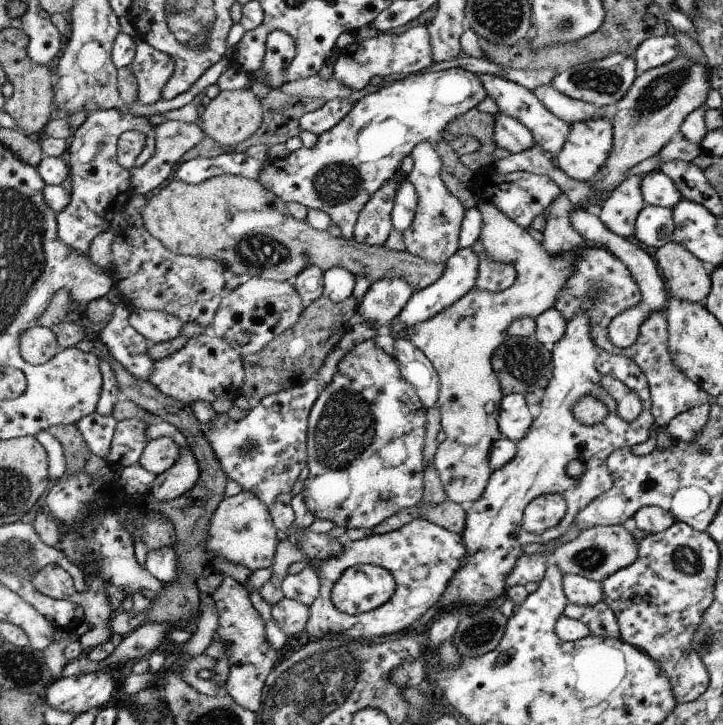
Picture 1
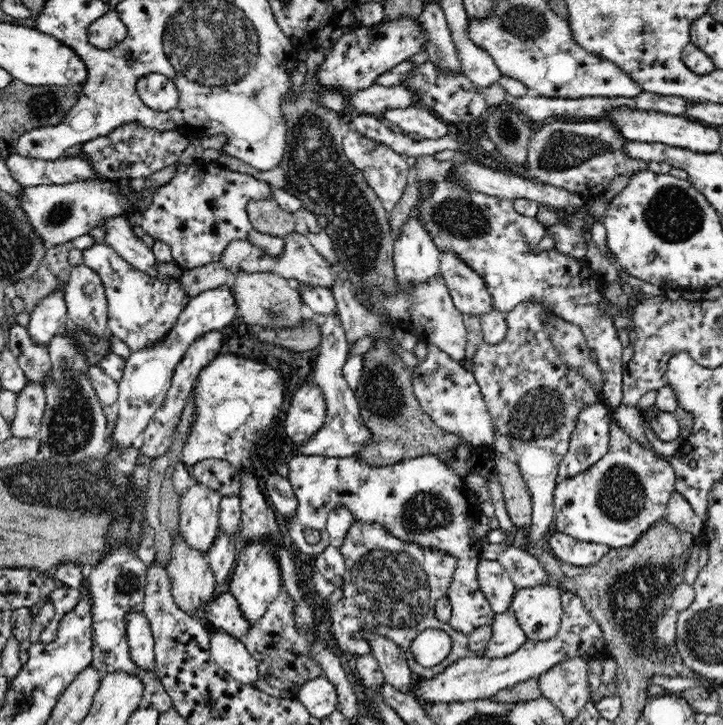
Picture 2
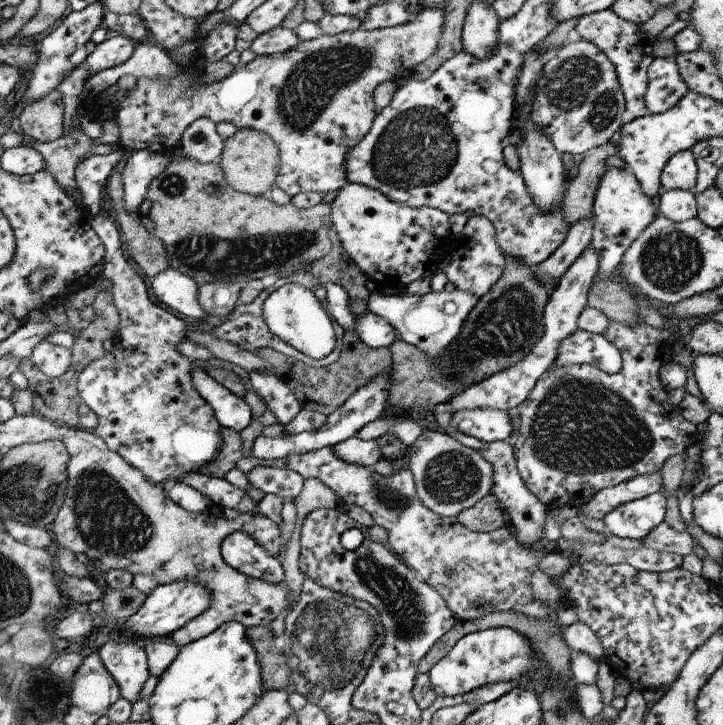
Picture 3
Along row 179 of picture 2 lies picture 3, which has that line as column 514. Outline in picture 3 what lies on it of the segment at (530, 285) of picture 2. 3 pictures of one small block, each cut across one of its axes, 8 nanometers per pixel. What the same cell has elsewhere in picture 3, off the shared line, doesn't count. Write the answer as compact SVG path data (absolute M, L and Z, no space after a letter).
M610 319L610 324L608 324L608 330L606 330L604 338L618 348L618 352L620 352L620 356L622 357L622 368L620 368L616 374L608 374L600 370L597 366L594 366L594 364L588 363L560 366L560 368L550 366L550 368L542 374L542 377L538 378L538 382L536 382L536 386L532 388L532 392L528 394L528 398L517 406L518 414L520 414L520 430L518 430L516 444L513 444L517 469L527 489L547 507L547 510L552 511L553 509L559 509L561 506L564 506L564 504L579 508L586 504L599 490L616 486L631 478L650 476L650 474L661 472L662 466L664 466L664 463L670 456L676 454L684 455L690 446L695 445L701 440L696 425L682 416L679 405L675 406L670 402L668 399L668 389L662 386L662 382L660 382L659 374L661 368L673 357L673 345L672 342L670 342L672 326L673 323L670 321L667 321L661 329L654 328L644 321L638 322L638 324L632 324L632 326L624 326L624 324Z

